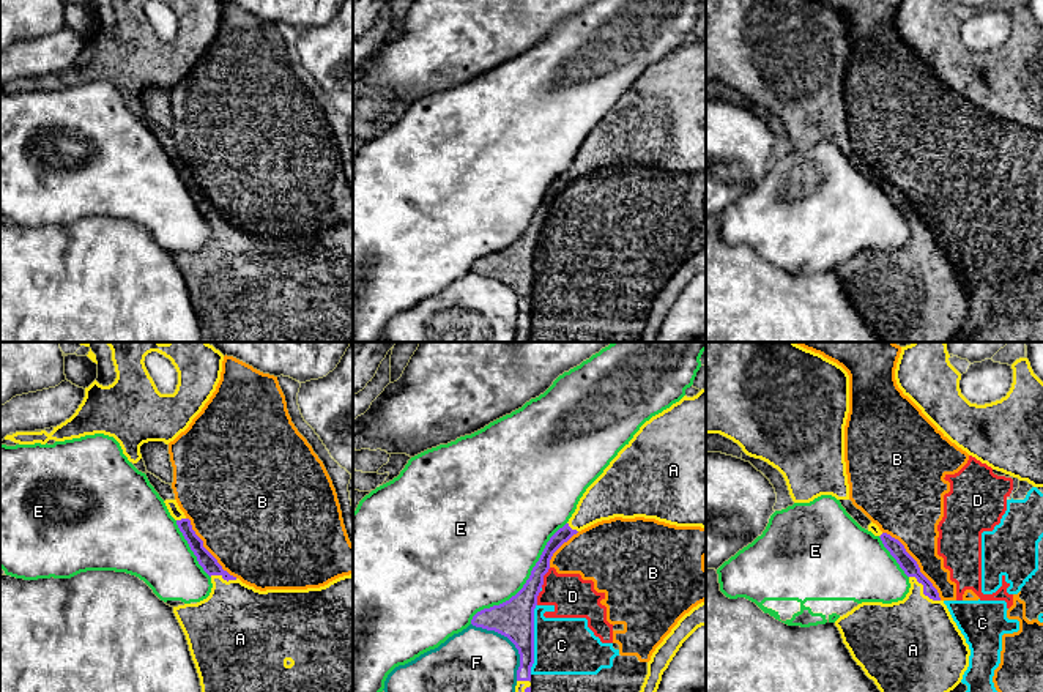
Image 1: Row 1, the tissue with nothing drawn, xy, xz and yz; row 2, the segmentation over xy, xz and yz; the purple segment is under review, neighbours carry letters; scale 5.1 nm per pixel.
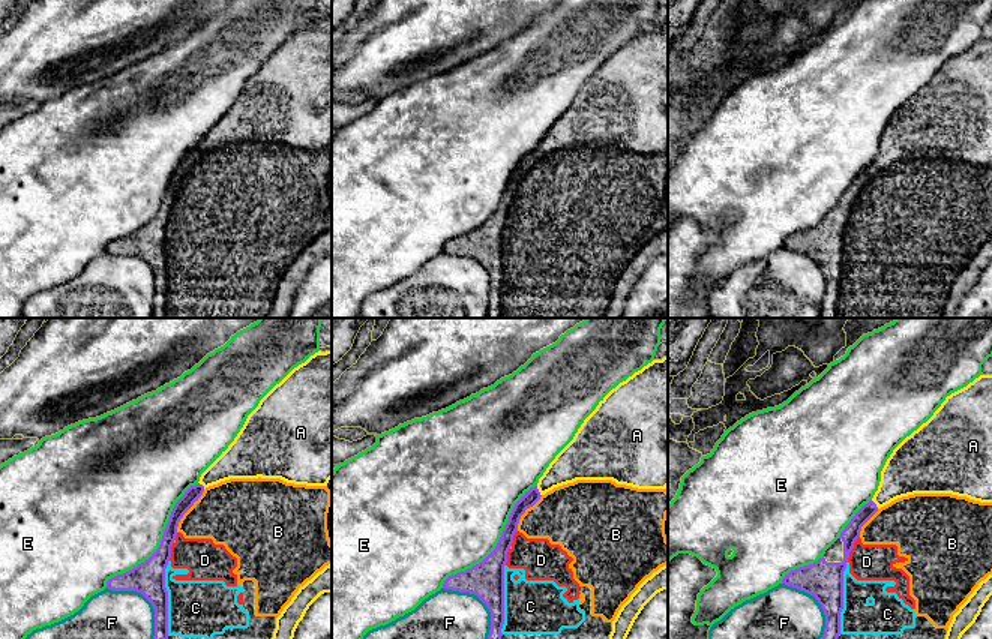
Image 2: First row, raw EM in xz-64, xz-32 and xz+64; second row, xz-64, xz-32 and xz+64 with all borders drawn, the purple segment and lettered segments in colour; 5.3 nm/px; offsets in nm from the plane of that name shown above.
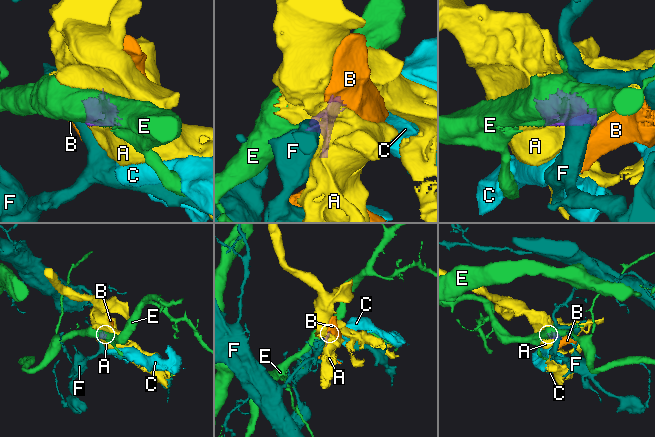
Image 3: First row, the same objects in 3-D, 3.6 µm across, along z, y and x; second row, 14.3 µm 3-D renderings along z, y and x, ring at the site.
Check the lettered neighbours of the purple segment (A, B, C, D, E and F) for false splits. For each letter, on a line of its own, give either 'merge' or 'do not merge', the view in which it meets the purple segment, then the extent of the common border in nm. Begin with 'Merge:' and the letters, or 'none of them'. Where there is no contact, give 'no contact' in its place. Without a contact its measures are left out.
Merge: A
A: merge | yz | 200 nm
B: do not merge | yz | 460 nm
C: do not merge | xz | 360 nm
D: do not merge | xz | 120 nm
E: do not merge | xz | 700 nm
F: do not merge | xz | 380 nm

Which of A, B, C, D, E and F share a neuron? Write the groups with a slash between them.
A / B C D / E / F

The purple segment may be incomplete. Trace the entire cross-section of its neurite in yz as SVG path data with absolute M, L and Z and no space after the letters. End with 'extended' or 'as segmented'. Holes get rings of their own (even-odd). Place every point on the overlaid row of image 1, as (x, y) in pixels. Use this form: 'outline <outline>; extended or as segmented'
outline M876 523L868 531L879 536L884 547L909 577L909 593L903 601L862 602L835 621L843 643L865 675L881 692L950 692L963 679L969 667L971 649L964 635L953 621L947 605L933 583L920 572L917 561L904 545Z; extended

